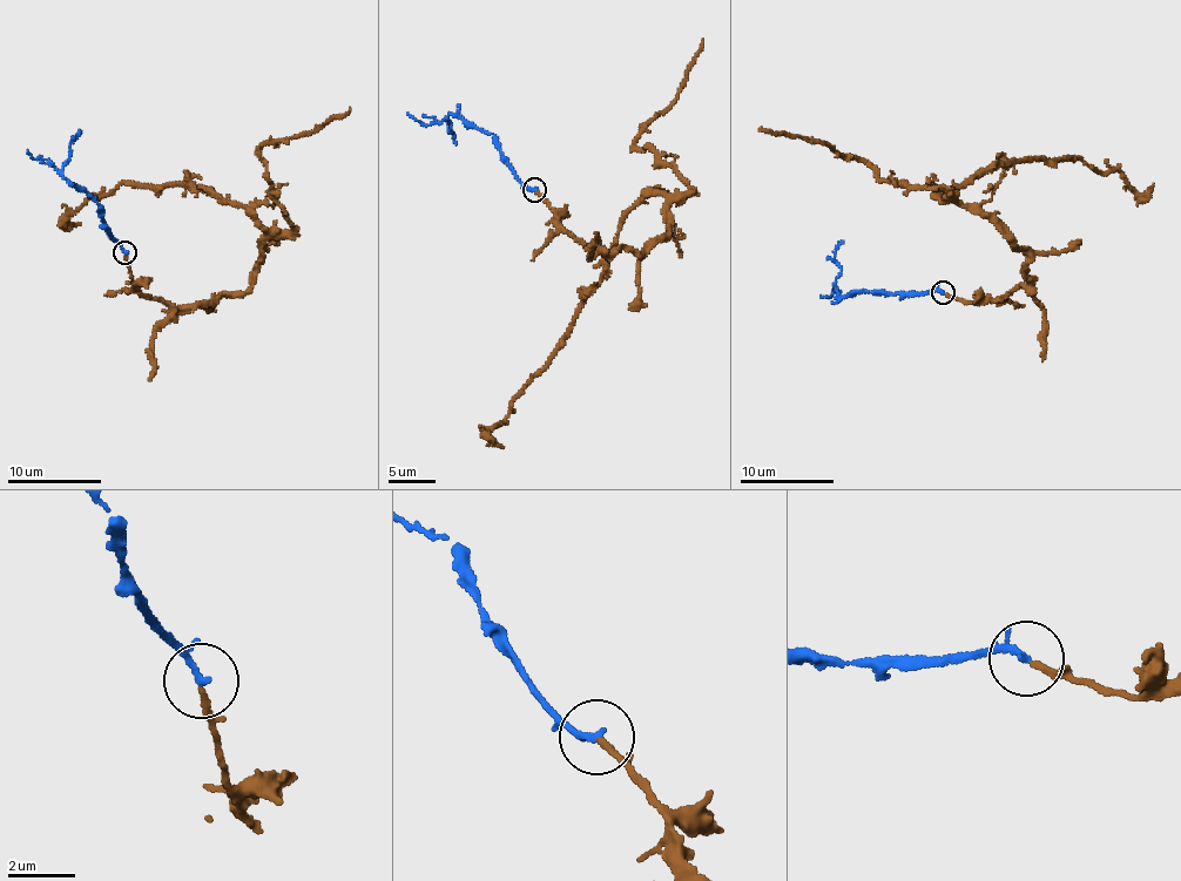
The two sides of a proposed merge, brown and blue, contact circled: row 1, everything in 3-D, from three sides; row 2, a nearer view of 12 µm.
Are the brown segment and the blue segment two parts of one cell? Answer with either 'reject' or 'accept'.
accept

